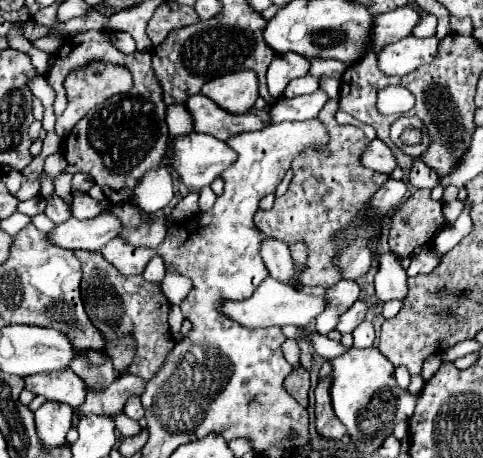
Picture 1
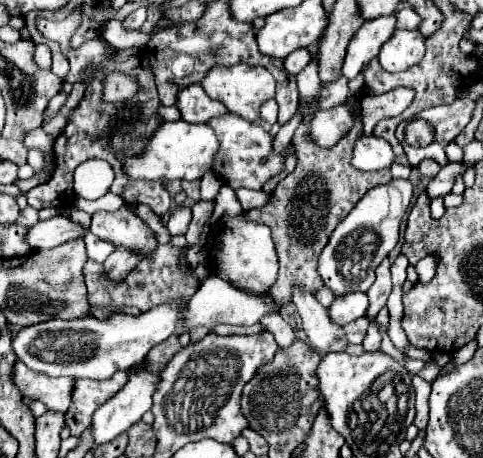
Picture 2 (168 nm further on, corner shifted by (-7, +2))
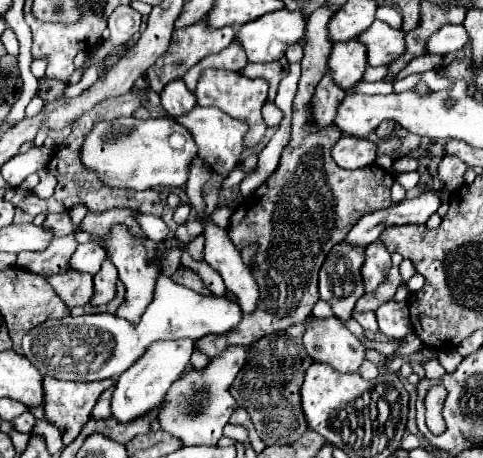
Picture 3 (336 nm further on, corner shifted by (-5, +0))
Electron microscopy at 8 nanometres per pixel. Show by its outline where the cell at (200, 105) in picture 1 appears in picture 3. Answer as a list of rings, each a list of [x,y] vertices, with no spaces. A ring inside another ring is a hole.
[[[171,80],[163,90],[161,90],[161,106],[171,114],[171,116],[181,116],[187,114],[195,104],[195,94],[187,90],[183,80]]]

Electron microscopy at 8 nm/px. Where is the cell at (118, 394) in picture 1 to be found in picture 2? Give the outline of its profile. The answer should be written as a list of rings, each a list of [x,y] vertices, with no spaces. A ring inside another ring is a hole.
[[[127,372],[113,374],[107,380],[77,380],[73,388],[73,404],[65,412],[67,426],[71,430],[71,436],[81,436],[81,432],[91,424],[93,412],[107,402],[107,398],[113,398],[127,382]]]

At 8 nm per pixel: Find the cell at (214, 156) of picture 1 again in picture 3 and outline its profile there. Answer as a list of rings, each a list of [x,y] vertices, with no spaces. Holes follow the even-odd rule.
[[[115,118],[97,122],[91,132],[85,136],[81,144],[81,162],[87,170],[95,172],[97,178],[105,186],[113,188],[129,188],[129,190],[149,190],[159,186],[171,186],[179,188],[187,182],[189,162],[197,156],[197,144],[193,142],[193,136],[185,132],[183,126],[179,126],[175,120],[169,118]]]

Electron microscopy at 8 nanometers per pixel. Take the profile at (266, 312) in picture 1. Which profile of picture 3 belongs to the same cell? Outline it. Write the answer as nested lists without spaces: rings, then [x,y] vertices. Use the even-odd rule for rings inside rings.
[[[161,274],[155,284],[153,302],[147,306],[137,326],[117,318],[115,314],[89,314],[77,318],[65,316],[29,330],[21,348],[23,356],[41,374],[77,382],[95,382],[103,378],[115,380],[155,340],[199,340],[207,334],[223,334],[235,328],[239,320],[241,308],[233,300],[227,300],[227,296],[203,296]]]

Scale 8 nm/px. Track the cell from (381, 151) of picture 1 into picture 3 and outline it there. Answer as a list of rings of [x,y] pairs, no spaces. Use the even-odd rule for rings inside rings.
[[[341,136],[337,144],[333,144],[333,160],[345,170],[365,168],[375,162],[375,156],[377,156],[375,142],[367,138]]]

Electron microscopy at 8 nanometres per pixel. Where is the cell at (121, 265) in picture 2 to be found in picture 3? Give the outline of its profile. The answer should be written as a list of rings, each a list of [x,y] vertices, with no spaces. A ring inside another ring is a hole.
[[[105,260],[101,264],[101,270],[95,274],[95,280],[93,280],[95,286],[93,286],[93,296],[91,296],[89,304],[99,306],[99,304],[107,304],[109,300],[113,300],[115,280],[117,280],[117,270],[109,260]]]

